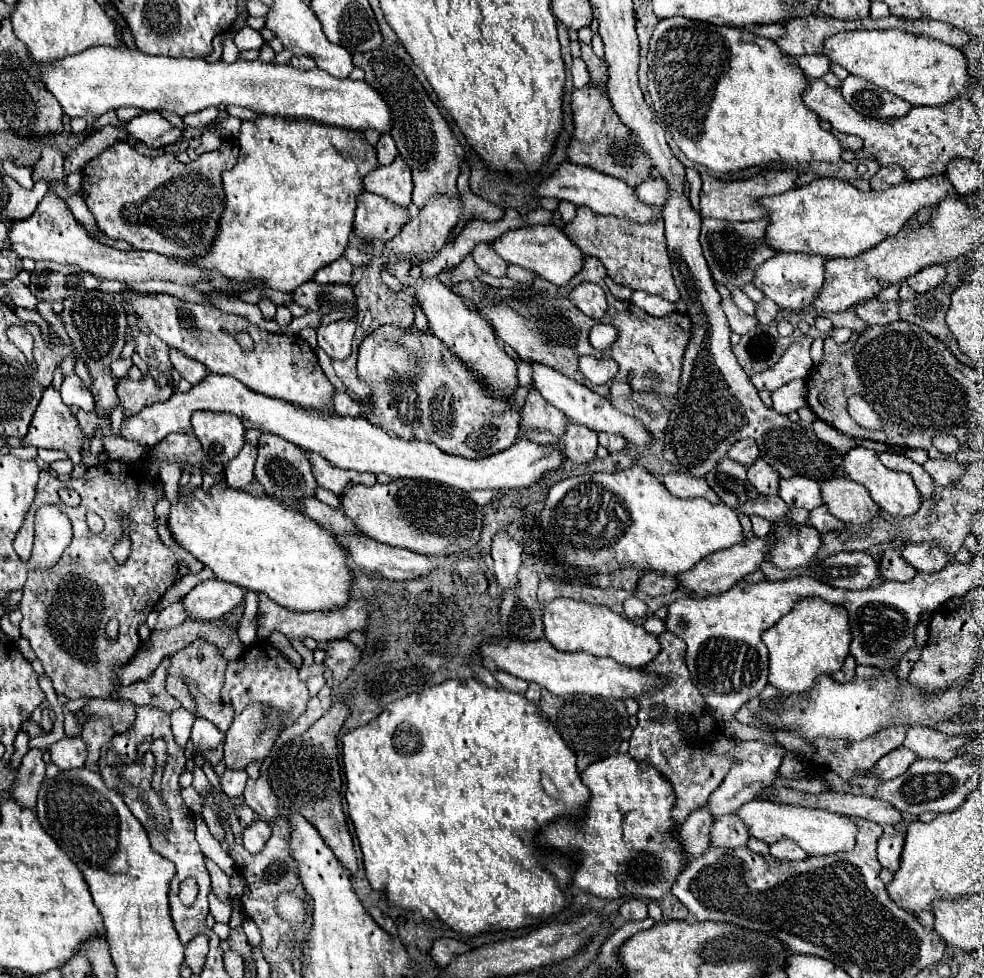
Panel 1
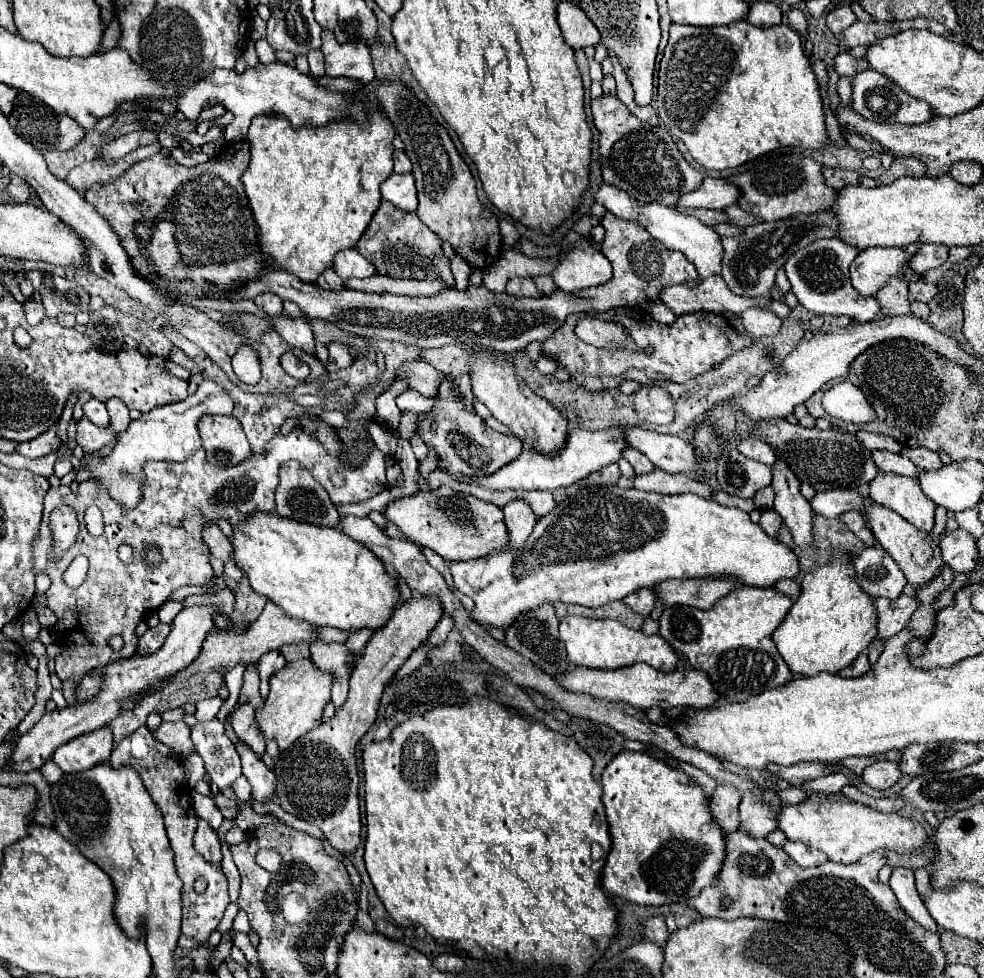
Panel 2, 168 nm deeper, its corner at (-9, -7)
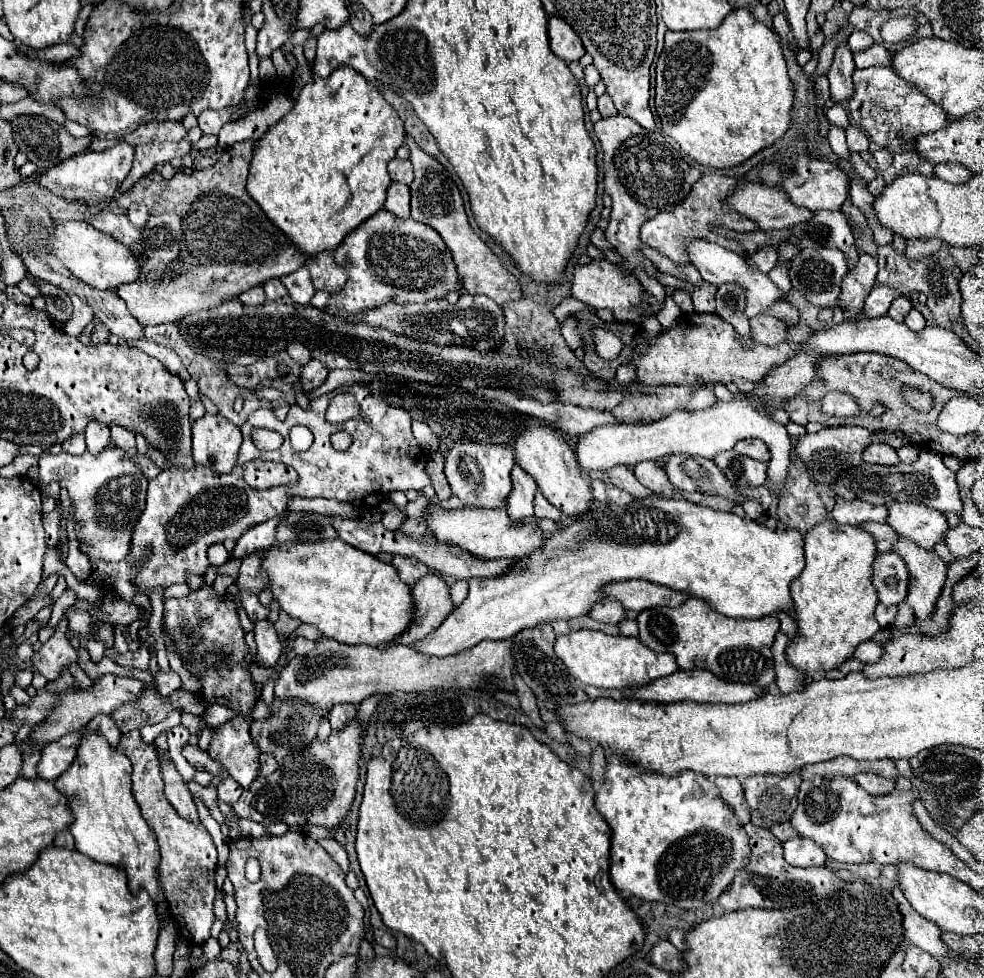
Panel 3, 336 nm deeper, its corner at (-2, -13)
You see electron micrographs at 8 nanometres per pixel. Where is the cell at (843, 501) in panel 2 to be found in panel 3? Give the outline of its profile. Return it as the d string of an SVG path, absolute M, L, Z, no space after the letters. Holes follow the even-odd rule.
M839 501L835 503L835 509L831 511L831 517L837 523L851 523L851 525L861 525L865 521L875 521L875 523L885 523L887 519L887 507L885 505L871 505L863 501Z

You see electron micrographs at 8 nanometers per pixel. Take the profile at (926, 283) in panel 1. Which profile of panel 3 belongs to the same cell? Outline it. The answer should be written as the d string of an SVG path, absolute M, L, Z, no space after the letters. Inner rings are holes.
M901 297L901 299L897 299L897 301L893 301L893 305L889 307L889 311L887 311L887 315L891 317L891 319L895 319L895 321L903 321L905 319L905 315L909 313L913 309L913 303L909 301L909 299L905 299L905 297Z

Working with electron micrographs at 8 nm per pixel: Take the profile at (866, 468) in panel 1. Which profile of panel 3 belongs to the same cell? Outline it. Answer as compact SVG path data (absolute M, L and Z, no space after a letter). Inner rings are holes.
M891 503L887 509L887 523L901 537L913 541L925 551L933 551L933 547L943 541L945 533L949 531L947 517L935 509L927 509L915 503Z

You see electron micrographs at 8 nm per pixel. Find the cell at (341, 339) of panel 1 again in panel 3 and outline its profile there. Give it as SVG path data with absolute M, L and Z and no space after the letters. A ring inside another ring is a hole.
M311 359L303 369L301 369L301 375L299 375L299 385L303 391L311 391L311 389L317 389L325 377L327 377L329 369L317 361L317 359Z

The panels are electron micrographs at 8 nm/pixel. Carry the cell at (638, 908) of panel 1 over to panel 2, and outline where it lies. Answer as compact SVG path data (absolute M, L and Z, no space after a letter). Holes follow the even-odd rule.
M648 917L644 921L644 935L658 943L658 945L664 945L666 939L668 939L668 929L666 929L666 923L664 923L664 917Z

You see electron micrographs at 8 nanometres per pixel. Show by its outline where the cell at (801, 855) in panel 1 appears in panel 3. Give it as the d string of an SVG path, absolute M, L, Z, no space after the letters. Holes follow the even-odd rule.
M795 837L783 843L785 851L785 861L795 867L821 867L825 865L825 851L815 845L815 841L805 839L805 837Z

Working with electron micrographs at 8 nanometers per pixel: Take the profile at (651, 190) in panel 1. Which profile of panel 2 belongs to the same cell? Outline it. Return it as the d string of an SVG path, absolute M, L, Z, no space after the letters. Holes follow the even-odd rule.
M704 177L700 187L694 191L682 195L678 199L676 207L686 207L686 209L724 209L728 205L734 205L738 201L740 191L728 185L724 179L712 179Z

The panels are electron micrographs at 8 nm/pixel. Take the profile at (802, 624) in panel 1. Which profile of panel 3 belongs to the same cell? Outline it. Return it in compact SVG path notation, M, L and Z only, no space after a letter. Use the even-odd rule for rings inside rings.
M833 519L821 521L805 537L805 569L797 579L791 581L791 597L795 605L795 621L799 625L799 637L793 639L791 649L787 649L787 659L793 667L803 669L803 673L829 671L839 663L847 661L855 647L863 641L869 641L877 631L879 623L875 621L877 593L871 583L873 559L875 559L875 539L859 525L839 525Z

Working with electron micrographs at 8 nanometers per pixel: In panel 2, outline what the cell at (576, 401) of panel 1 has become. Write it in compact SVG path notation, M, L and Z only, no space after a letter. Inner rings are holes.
M620 425L620 429L626 437L626 443L644 453L654 463L654 467L660 467L666 473L692 471L698 475L702 471L692 447L678 435L662 435L656 431L626 425Z

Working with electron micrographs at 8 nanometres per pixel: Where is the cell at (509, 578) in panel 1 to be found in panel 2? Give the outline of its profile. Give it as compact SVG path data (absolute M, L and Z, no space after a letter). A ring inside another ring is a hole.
M520 499L510 501L502 511L504 511L506 531L510 535L510 541L508 541L506 549L518 549L518 547L522 547L526 543L528 535L532 533L536 517L534 517L532 509Z

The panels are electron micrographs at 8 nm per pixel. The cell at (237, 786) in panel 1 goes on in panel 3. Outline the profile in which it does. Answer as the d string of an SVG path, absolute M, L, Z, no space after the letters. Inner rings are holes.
M231 777L223 779L219 785L217 785L217 791L219 791L219 801L223 803L237 803L243 789L239 787L239 783L235 783Z

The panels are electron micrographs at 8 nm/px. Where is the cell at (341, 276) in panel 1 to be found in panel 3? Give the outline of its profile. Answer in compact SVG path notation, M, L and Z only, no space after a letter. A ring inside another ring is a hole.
M303 267L303 269L297 269L295 273L289 273L289 275L283 275L281 283L285 285L289 297L299 303L299 305L307 305L309 299L313 297L315 293L315 287L311 283L311 277L309 277L309 271Z

